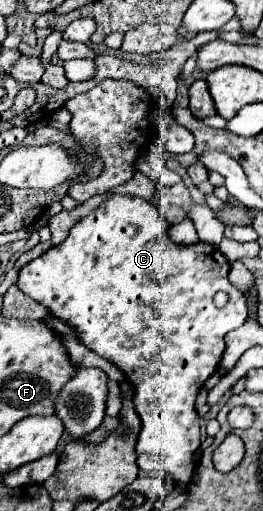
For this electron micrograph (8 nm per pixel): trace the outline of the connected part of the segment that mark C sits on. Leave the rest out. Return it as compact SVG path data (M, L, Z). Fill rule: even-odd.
M111 196L103 206L99 206L93 214L89 214L87 218L83 218L81 222L77 222L67 240L61 242L59 246L53 246L51 250L47 250L43 256L35 258L33 262L29 262L25 268L21 268L21 276L17 280L17 286L27 294L31 296L35 302L43 304L51 316L67 322L71 328L79 328L81 330L75 330L77 332L77 338L89 348L93 350L95 354L99 354L101 358L109 360L111 364L115 364L127 378L127 382L133 386L135 394L133 394L133 406L135 406L135 412L139 414L141 418L141 432L139 432L139 440L137 440L137 452L147 452L151 454L159 464L161 468L179 484L179 486L185 486L193 474L193 454L197 452L199 444L201 444L201 434L199 434L199 418L197 418L197 412L195 412L195 398L199 394L199 390L203 388L203 384L207 382L207 378L219 368L219 362L221 362L221 356L223 356L223 350L225 350L225 334L243 326L245 320L247 320L247 306L245 306L245 296L229 282L227 274L229 274L229 260L223 256L223 252L213 246L213 244L203 244L203 242L197 242L197 244L191 244L191 246L183 246L183 244L175 244L169 236L167 236L167 222L159 216L159 212L155 210L155 206L149 202L149 200L143 200L143 198L133 198L133 196ZM223 290L229 294L229 300L223 308L217 308L213 304L213 296ZM135 322L139 322L139 330L123 330L125 326L133 326Z

